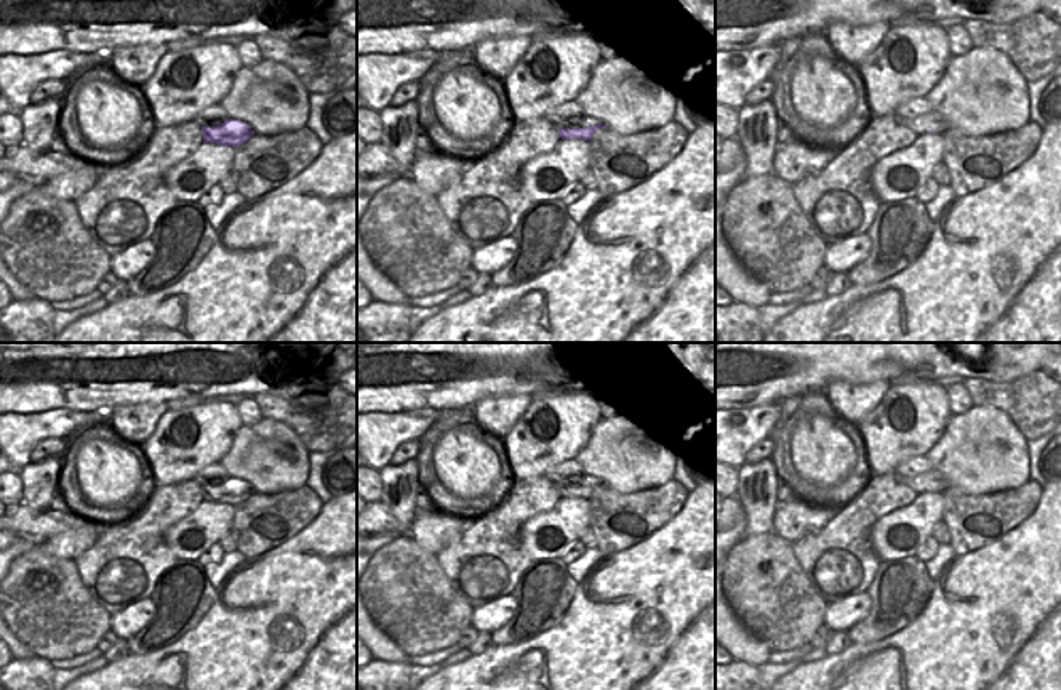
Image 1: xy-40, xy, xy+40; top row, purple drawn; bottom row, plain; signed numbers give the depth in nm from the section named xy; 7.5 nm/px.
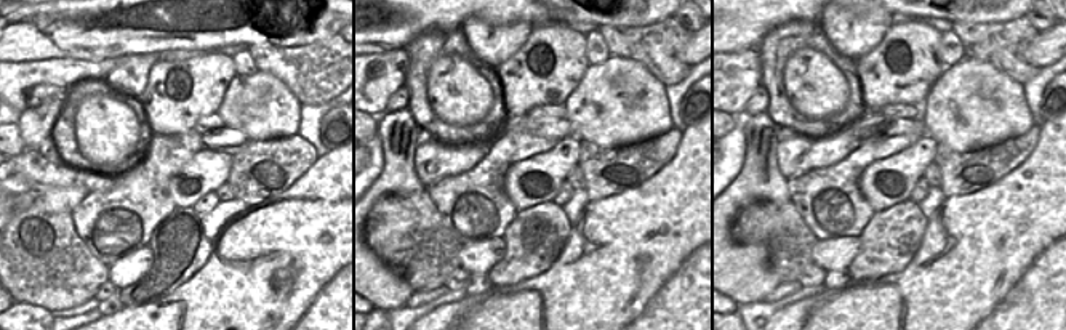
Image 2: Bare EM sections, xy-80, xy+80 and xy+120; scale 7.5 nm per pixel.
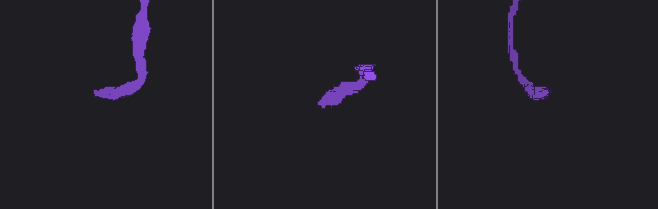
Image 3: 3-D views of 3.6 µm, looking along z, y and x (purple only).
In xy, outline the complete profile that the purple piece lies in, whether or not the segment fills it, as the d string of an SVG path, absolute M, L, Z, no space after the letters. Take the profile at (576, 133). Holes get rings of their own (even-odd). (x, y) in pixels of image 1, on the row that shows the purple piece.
M579 115L557 123L555 128L559 130L562 139L584 139L589 142L597 130L607 126L592 117Z

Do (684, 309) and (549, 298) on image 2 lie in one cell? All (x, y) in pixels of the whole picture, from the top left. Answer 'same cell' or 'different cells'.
same cell

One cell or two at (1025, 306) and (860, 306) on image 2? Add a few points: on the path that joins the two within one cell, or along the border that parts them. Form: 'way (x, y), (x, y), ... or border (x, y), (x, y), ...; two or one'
way (983, 293), (901, 293); one

